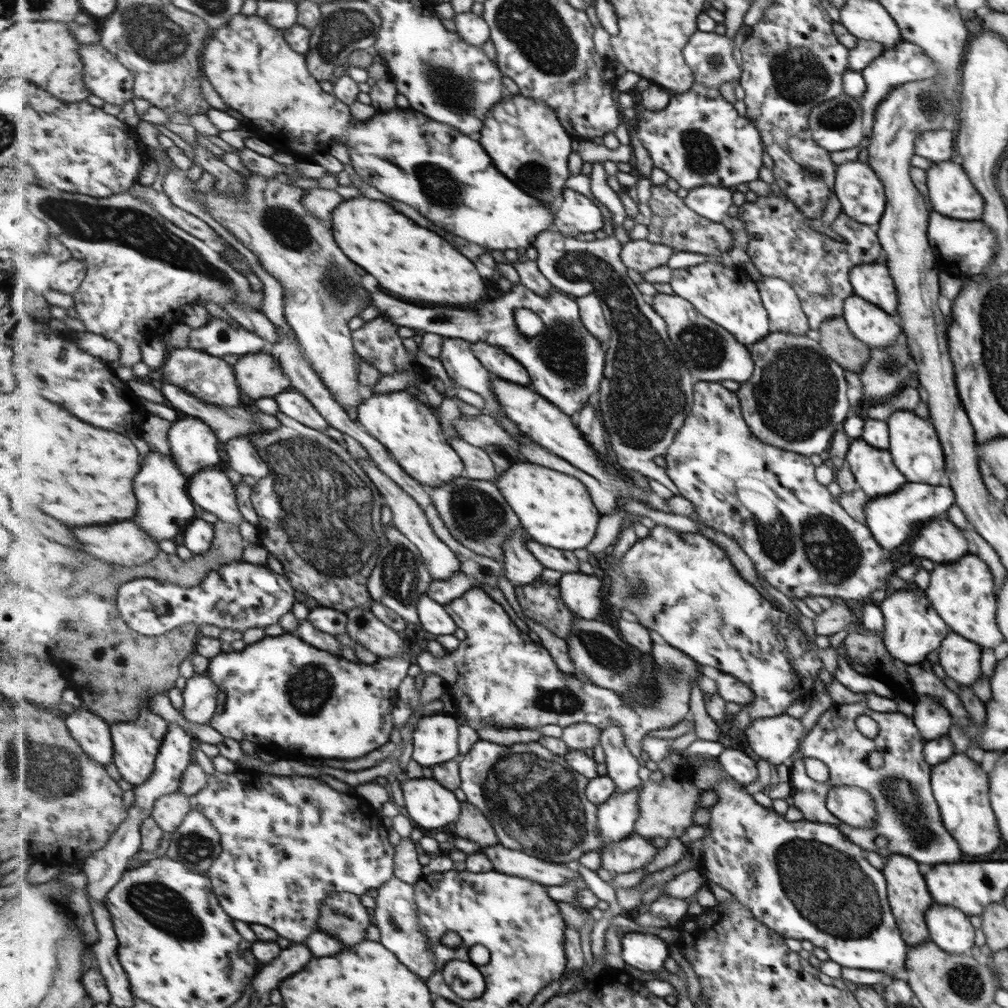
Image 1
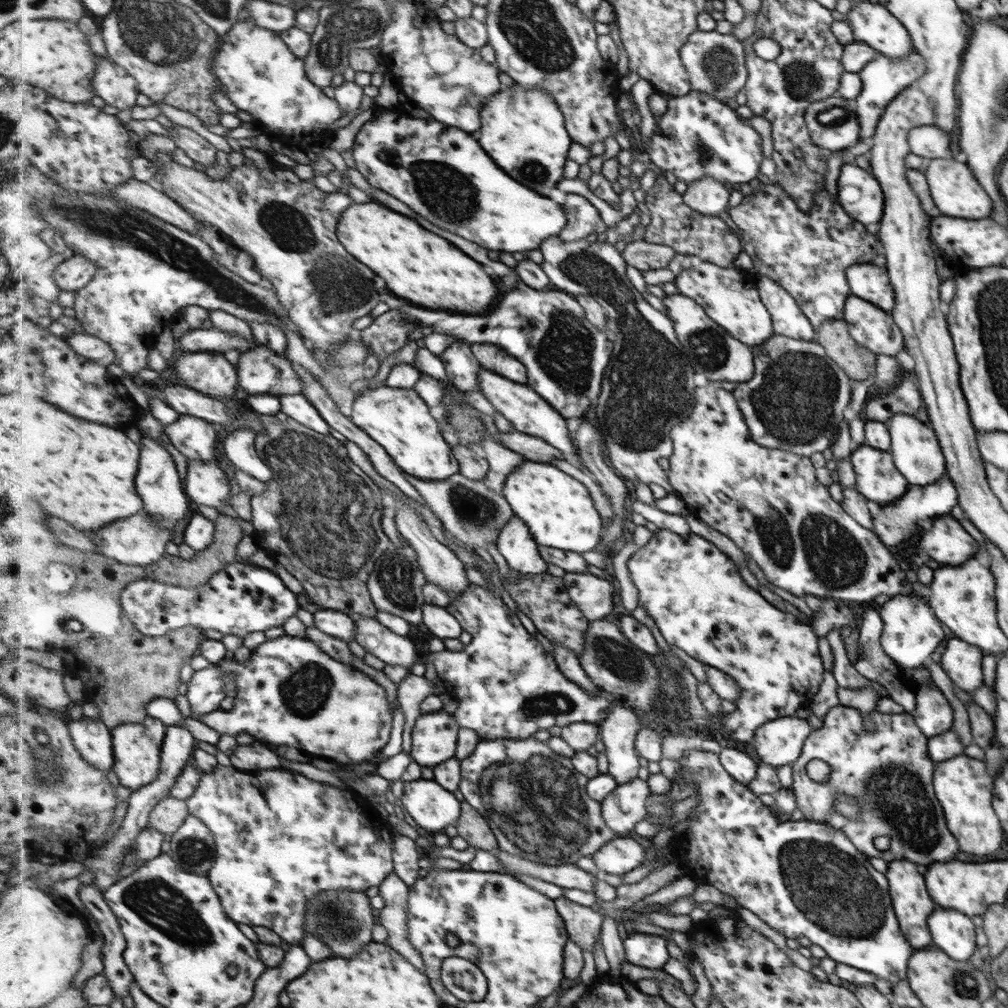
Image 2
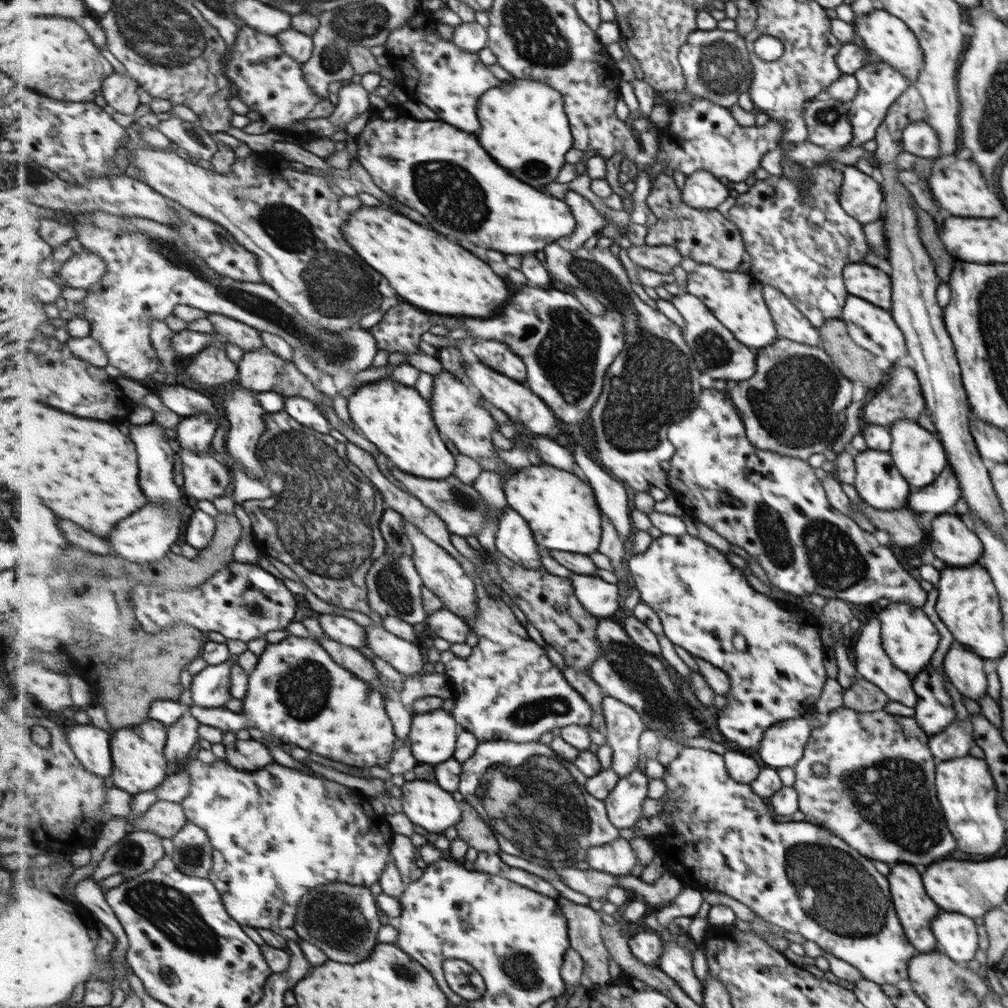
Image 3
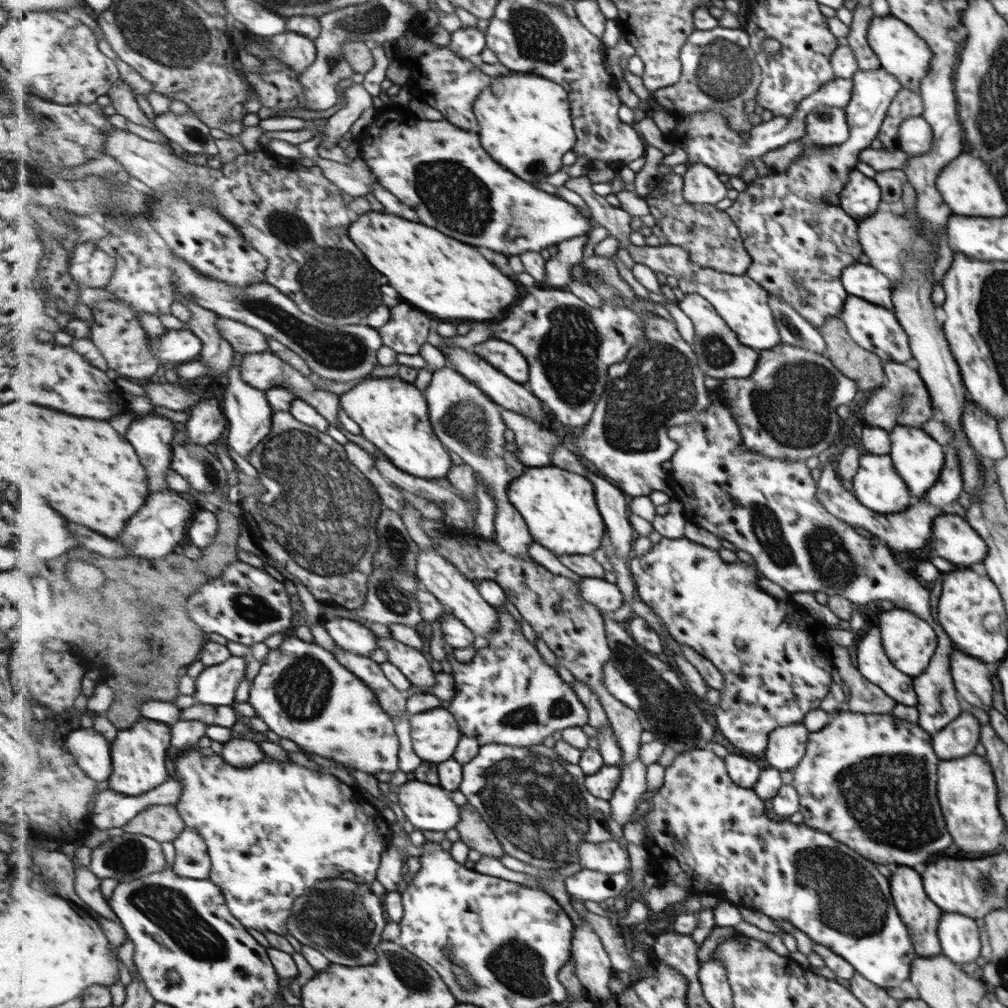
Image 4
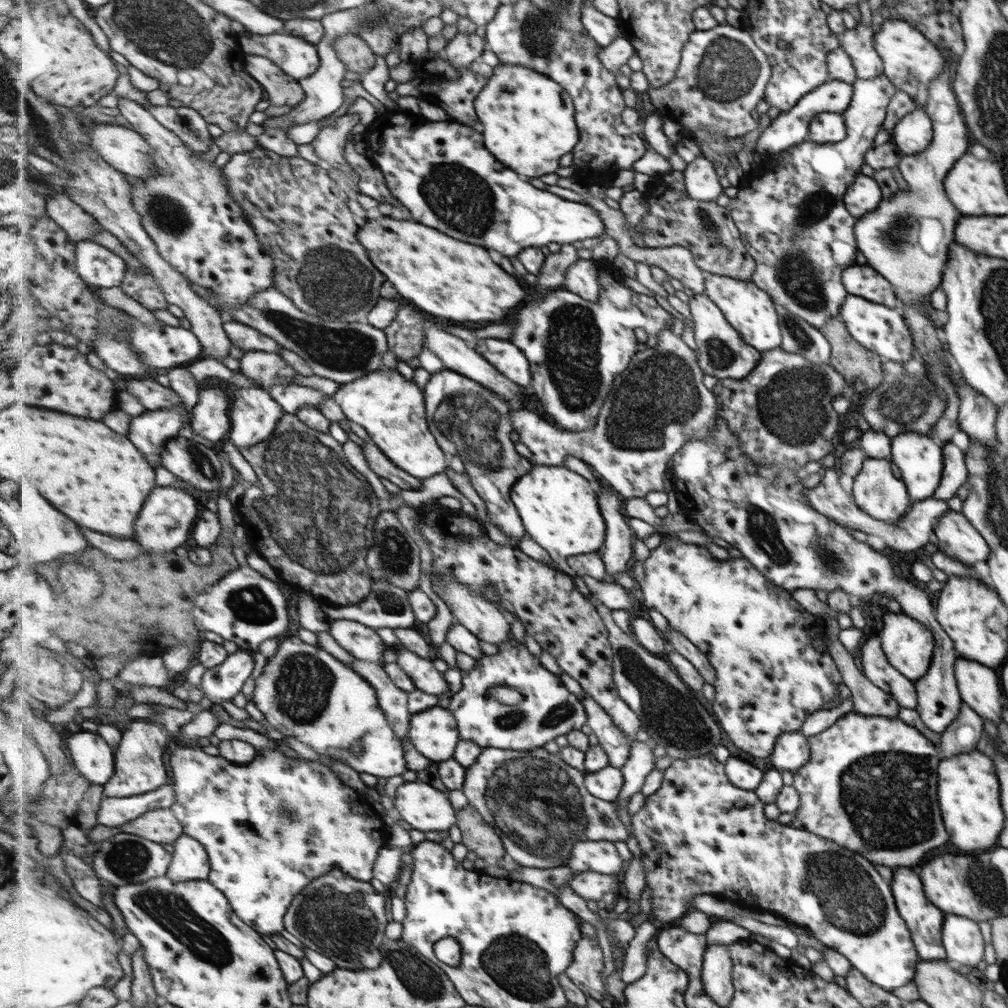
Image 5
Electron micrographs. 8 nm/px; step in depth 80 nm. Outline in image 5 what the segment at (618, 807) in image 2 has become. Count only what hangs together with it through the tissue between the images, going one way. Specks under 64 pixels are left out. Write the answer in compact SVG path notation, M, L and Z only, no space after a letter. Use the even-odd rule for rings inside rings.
M635 741L632 744L630 757L622 766L625 777L624 788L622 788L620 798L615 800L619 801L622 807L626 807L633 794L641 792L641 788L645 784L645 778L656 768L657 758L651 750L652 745L653 742L641 741Z

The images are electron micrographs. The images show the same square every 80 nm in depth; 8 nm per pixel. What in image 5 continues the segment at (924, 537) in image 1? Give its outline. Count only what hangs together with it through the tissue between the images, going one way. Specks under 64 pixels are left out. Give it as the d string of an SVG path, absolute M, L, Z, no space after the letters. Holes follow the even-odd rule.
M947 510L939 517L933 532L937 544L932 550L945 553L963 564L988 560L990 548L987 541L960 512Z

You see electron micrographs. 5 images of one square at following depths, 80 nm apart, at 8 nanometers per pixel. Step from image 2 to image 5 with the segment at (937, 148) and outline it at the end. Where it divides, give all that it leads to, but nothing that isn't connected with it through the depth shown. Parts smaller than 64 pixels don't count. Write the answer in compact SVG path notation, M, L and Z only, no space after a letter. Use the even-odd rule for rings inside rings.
M920 108L909 112L890 133L890 141L902 155L916 155L927 149L932 139L932 124Z

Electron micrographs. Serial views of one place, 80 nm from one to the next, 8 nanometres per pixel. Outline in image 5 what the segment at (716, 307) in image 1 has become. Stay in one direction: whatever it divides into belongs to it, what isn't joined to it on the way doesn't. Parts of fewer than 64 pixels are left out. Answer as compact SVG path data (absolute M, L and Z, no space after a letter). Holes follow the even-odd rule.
M702 270L704 294L717 304L728 323L732 325L745 342L756 348L760 353L780 346L781 326L775 309L775 302L769 300L764 289L757 288L750 279L737 280L736 277L717 276Z

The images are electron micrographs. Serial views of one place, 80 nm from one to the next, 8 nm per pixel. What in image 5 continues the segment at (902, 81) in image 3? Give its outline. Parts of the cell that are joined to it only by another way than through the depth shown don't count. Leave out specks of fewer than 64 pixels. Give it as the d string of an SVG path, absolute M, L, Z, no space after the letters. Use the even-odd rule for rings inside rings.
M883 73L869 80L855 78L852 83L852 101L842 113L845 129L848 130L842 141L819 144L805 140L775 153L775 156L764 155L766 161L763 167L767 168L765 178L769 176L767 180L771 180L775 186L763 186L761 167L756 165L750 173L741 176L735 197L730 198L726 205L729 212L733 212L733 220L737 220L737 228L741 228L741 236L745 236L745 244L749 244L748 254L756 262L750 281L757 288L764 289L775 304L788 309L795 316L801 317L801 320L808 321L818 330L831 316L837 317L839 314L839 306L843 306L844 298L848 295L841 284L842 270L856 264L856 219L844 207L844 192L854 182L860 166L864 164L865 153L873 148L873 138L883 126L889 100L896 90L896 86Z

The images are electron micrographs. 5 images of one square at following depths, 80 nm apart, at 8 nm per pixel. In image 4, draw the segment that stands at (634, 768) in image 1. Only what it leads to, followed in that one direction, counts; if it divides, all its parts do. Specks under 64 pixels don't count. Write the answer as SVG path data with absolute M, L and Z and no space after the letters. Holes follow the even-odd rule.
M447 526L446 535L433 540L435 549L441 556L453 562L465 577L473 583L493 580L503 586L507 600L512 603L539 639L558 657L573 677L587 683L597 696L610 718L615 734L625 751L619 767L637 760L643 734L642 720L635 710L617 700L609 692L604 679L605 665L612 659L612 648L609 645L608 632L604 624L604 615L581 594L579 585L565 576L557 576L545 566L537 563L532 557L518 557L509 554L500 544L479 538L474 531L462 530L461 534Z

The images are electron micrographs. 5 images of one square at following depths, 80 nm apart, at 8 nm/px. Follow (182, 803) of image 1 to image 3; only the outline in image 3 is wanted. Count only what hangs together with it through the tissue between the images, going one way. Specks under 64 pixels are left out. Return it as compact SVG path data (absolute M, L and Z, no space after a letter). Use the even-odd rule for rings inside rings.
M157 801L134 822L138 831L153 832L161 838L173 839L174 836L188 823L182 803Z

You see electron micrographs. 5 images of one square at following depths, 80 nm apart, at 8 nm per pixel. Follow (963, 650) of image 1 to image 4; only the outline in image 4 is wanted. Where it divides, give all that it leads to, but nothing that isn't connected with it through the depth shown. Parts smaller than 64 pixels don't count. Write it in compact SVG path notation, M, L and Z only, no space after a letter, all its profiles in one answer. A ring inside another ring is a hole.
M954 649L949 657L949 672L956 693L971 707L985 713L992 708L993 686L985 663Z

